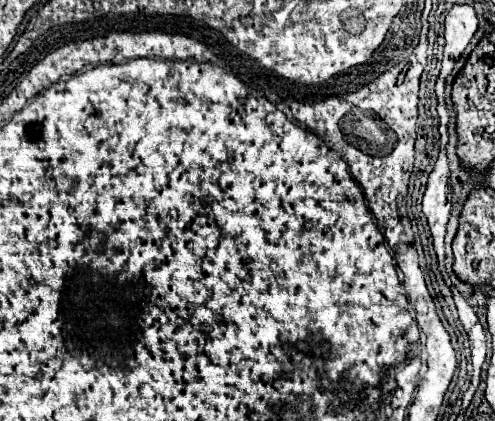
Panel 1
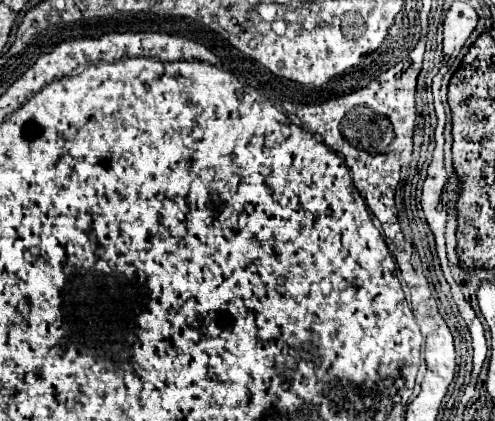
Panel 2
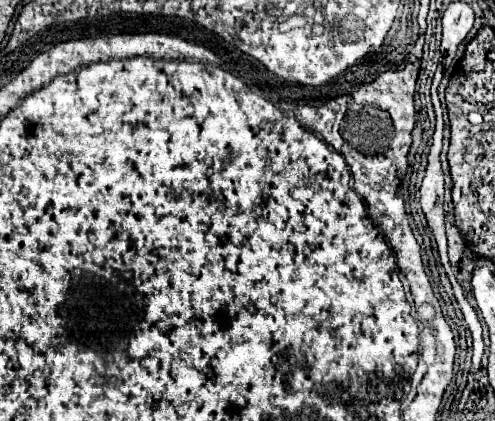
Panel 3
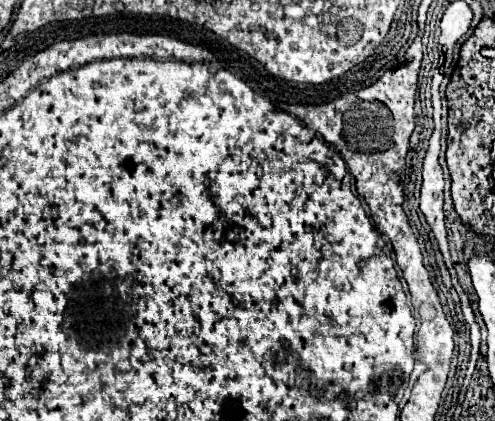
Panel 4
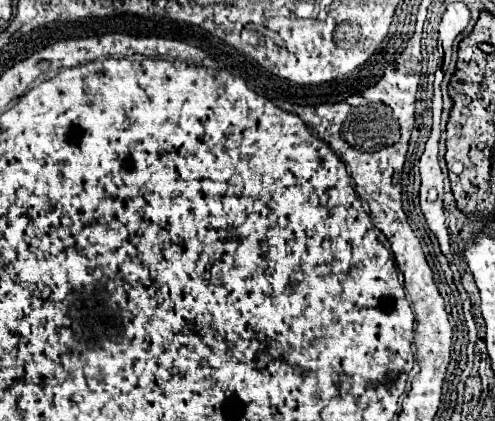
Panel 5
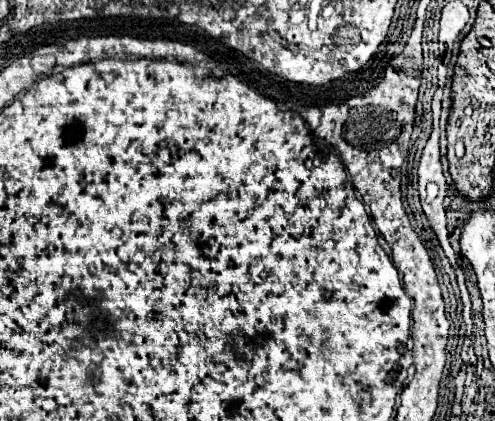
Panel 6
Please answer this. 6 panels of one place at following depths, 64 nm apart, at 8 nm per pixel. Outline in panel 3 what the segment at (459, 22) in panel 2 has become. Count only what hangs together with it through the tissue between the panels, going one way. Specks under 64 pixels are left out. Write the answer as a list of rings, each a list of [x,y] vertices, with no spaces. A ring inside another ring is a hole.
[[[452,2],[442,19],[440,50],[446,55],[456,55],[458,45],[474,26],[474,10],[466,2]]]

